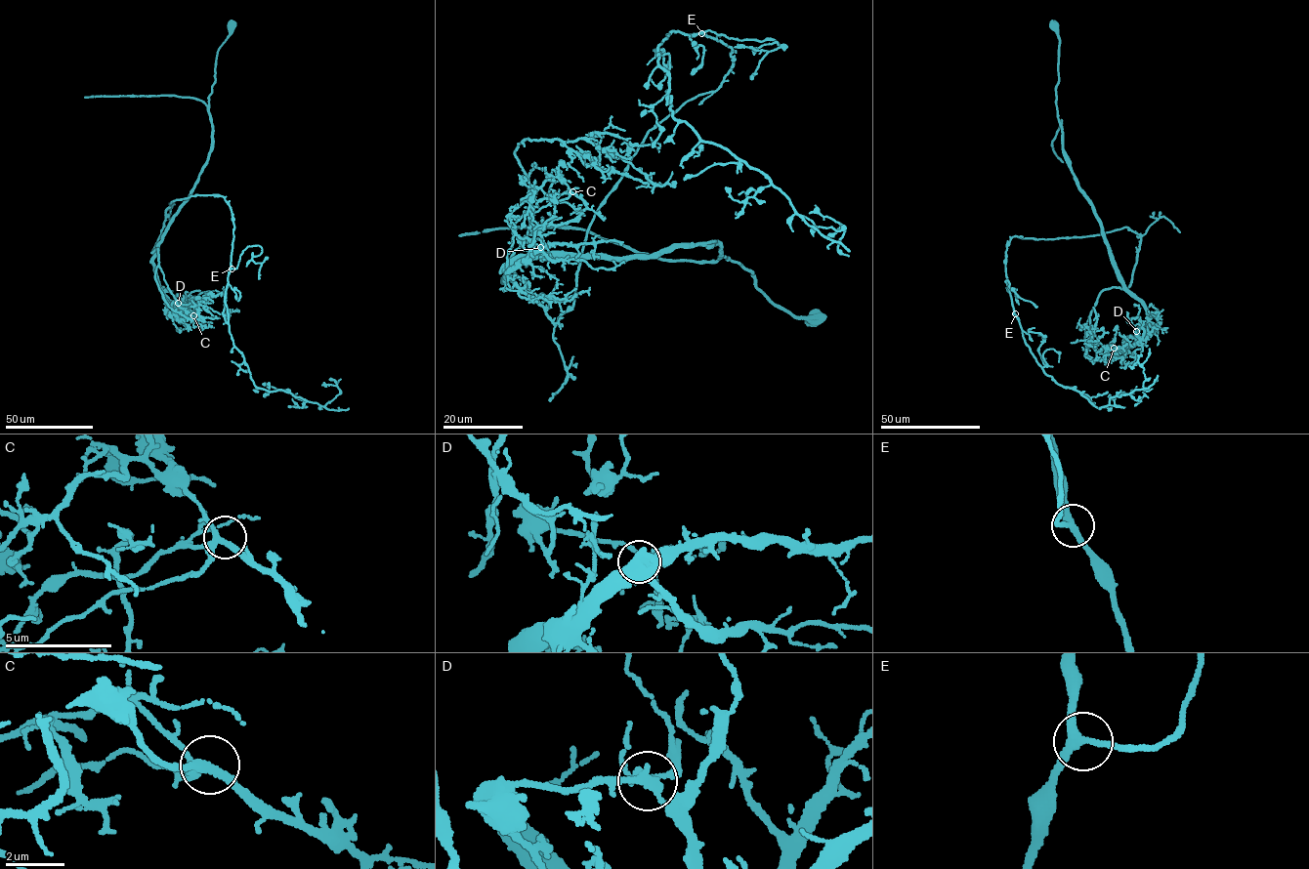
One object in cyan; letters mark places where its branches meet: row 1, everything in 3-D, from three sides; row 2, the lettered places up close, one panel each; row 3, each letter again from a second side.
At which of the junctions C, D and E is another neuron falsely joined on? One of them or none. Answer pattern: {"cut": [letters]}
{"cut": ["D"]}

